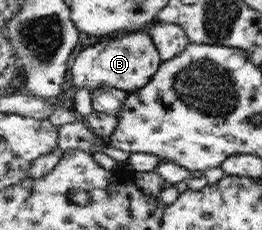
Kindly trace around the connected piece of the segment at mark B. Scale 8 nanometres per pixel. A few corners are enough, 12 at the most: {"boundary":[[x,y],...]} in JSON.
{"boundary":[[135,32],[87,46],[75,89],[149,85],[163,62],[153,36]]}

